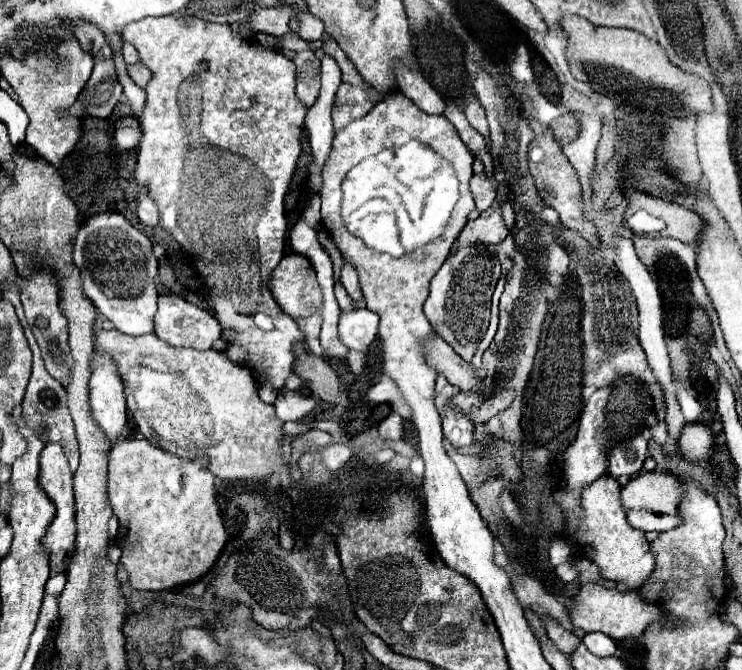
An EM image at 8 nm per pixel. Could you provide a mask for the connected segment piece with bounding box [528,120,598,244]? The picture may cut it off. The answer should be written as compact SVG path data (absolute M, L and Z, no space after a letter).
M534 120L532 130L534 130L534 140L528 146L528 166L530 166L530 172L534 176L534 182L536 182L536 188L538 188L540 196L542 196L542 200L560 214L560 222L566 228L572 228L572 230L580 232L580 236L584 236L590 244L598 244L594 224L588 218L584 218L582 210L576 204L576 196L580 194L580 182L576 178L574 168L570 166L566 156L560 152L558 142L554 140L552 132L546 126L542 126L540 122Z

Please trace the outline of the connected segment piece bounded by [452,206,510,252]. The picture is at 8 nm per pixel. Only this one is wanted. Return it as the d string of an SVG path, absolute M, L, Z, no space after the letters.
M492 206L464 226L456 244L452 246L452 252L456 252L456 248L462 248L464 244L500 244L508 236L508 232L510 230L504 226L500 206Z

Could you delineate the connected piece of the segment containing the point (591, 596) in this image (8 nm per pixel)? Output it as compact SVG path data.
M580 584L578 594L572 598L566 610L574 628L580 628L584 632L604 632L612 640L638 638L648 624L662 616L662 610L654 604L644 602L636 590L618 592L616 588L606 588L602 584Z

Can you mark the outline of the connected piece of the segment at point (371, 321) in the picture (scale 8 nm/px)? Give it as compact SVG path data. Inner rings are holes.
M342 310L340 312L340 324L338 324L338 336L340 342L348 350L356 350L362 354L370 354L370 344L374 342L378 332L378 316L370 310Z

